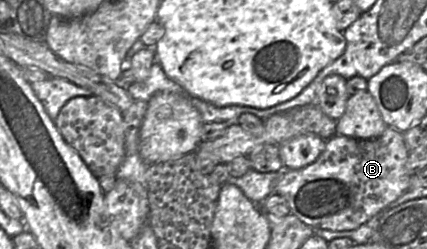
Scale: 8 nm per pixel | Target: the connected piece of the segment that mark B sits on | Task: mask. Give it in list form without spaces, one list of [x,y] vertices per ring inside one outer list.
[[[387,127],[381,136],[369,140],[335,135],[326,140],[324,151],[311,165],[298,170],[283,169],[283,175],[276,184],[275,192],[289,202],[290,214],[297,216],[314,229],[355,230],[409,190],[411,176],[406,169],[409,154],[403,133],[392,127]]]

